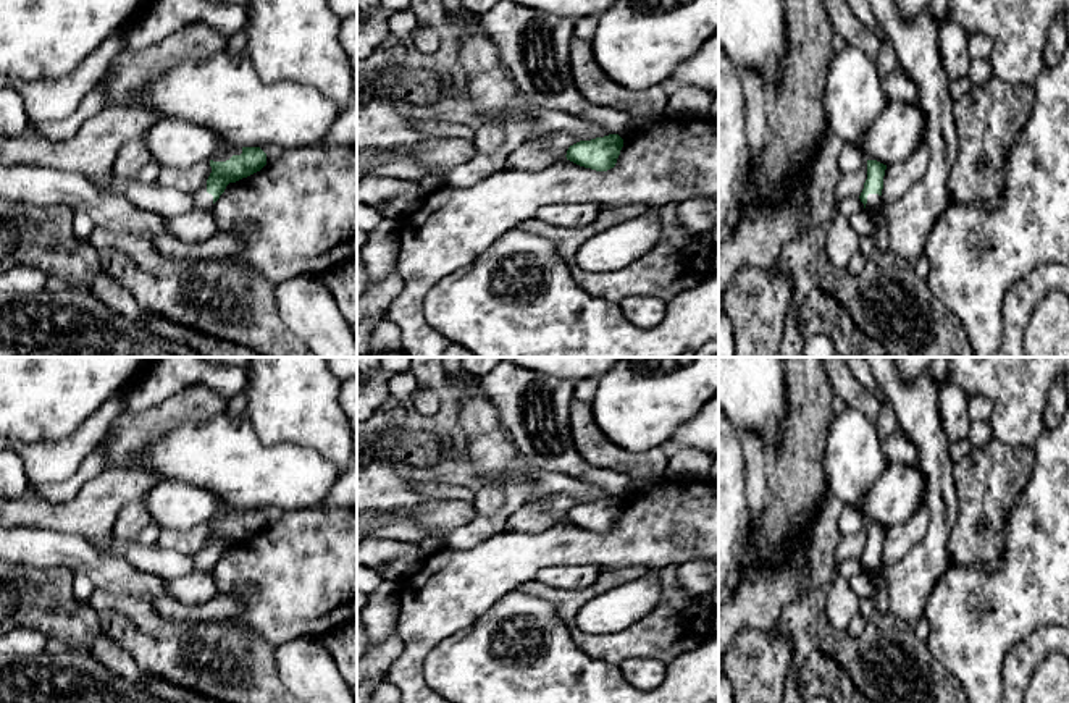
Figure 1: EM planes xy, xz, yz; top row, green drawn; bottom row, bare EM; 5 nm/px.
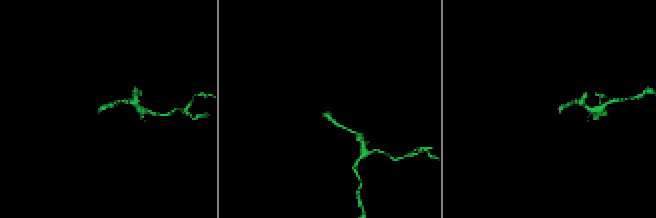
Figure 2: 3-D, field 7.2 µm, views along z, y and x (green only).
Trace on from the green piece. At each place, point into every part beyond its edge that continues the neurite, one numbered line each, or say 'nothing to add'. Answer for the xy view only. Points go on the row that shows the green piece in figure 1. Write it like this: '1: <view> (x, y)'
1: xy (202, 201)

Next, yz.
1: yz (909, 220)

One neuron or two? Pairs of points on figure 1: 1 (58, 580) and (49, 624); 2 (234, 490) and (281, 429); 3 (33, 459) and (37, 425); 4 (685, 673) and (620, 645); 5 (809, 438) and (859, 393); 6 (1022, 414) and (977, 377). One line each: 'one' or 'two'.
1: one
2: two
3: two
4: two
5: two
6: one

